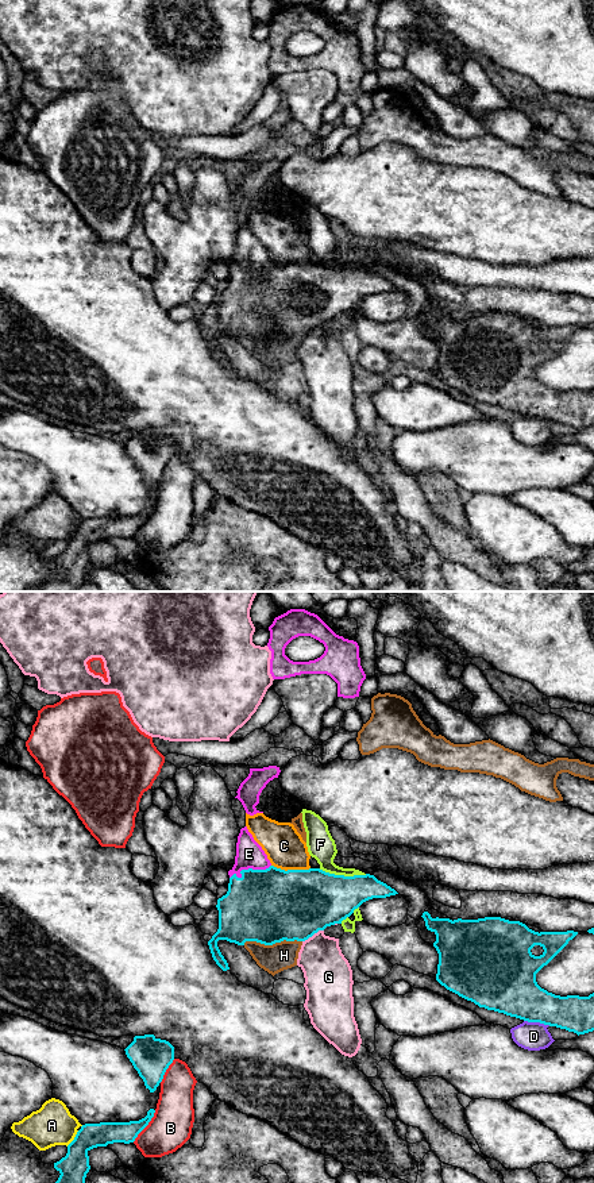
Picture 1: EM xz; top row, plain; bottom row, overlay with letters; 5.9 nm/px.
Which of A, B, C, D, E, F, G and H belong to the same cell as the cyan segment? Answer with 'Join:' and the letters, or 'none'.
Join: E

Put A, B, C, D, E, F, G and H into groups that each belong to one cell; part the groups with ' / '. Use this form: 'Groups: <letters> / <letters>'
Groups: A / B / C / D / E / F / G / H

